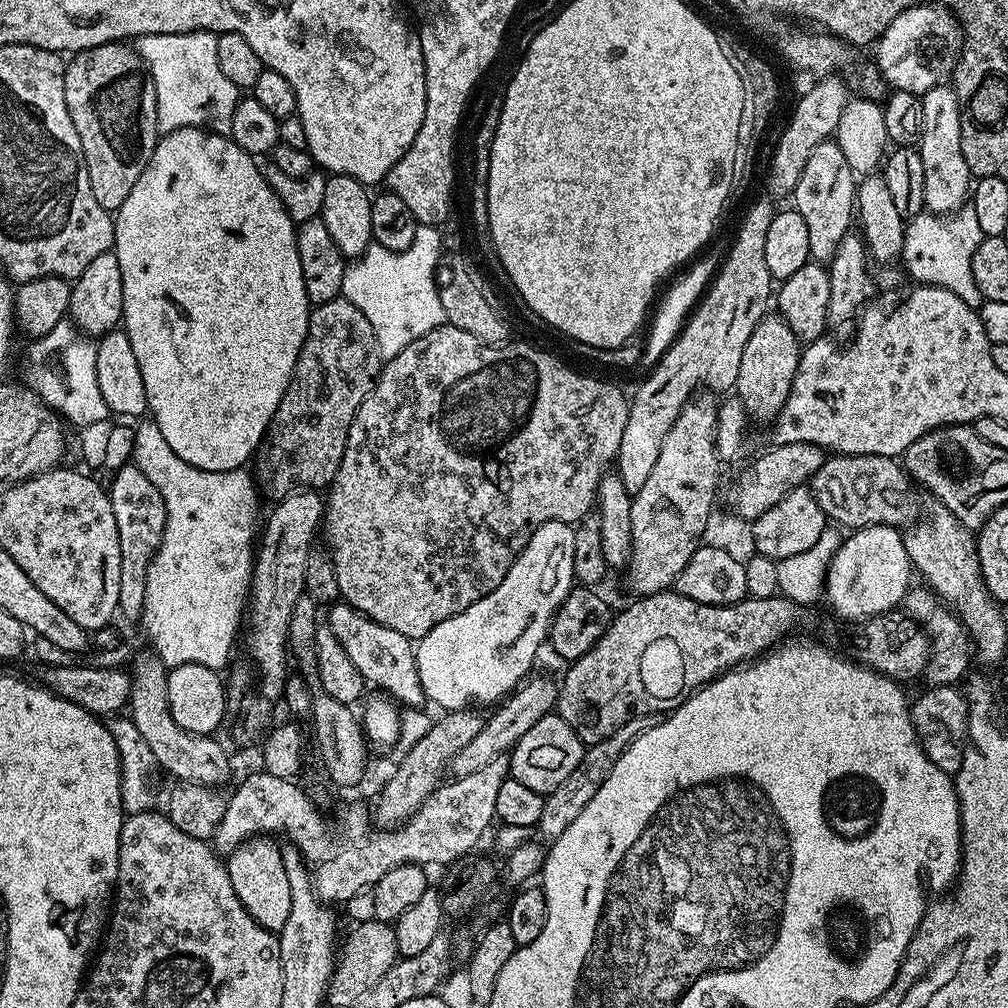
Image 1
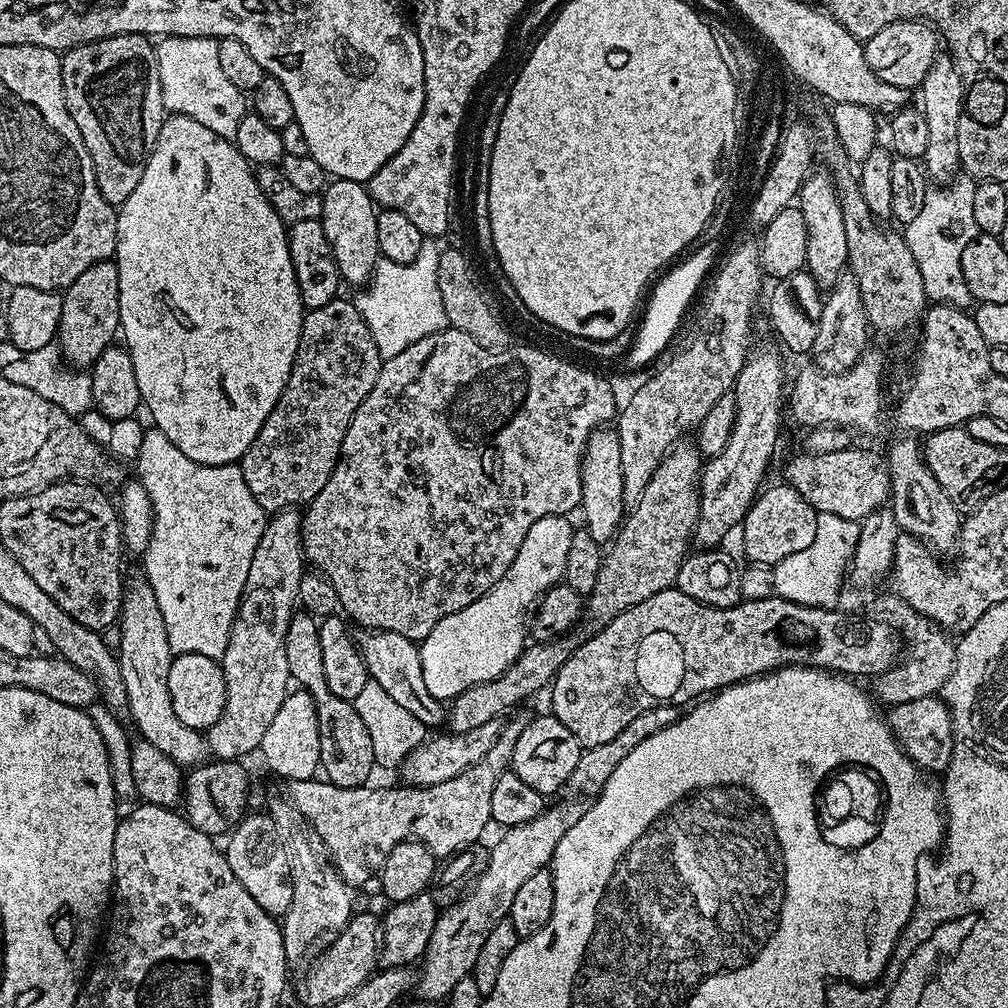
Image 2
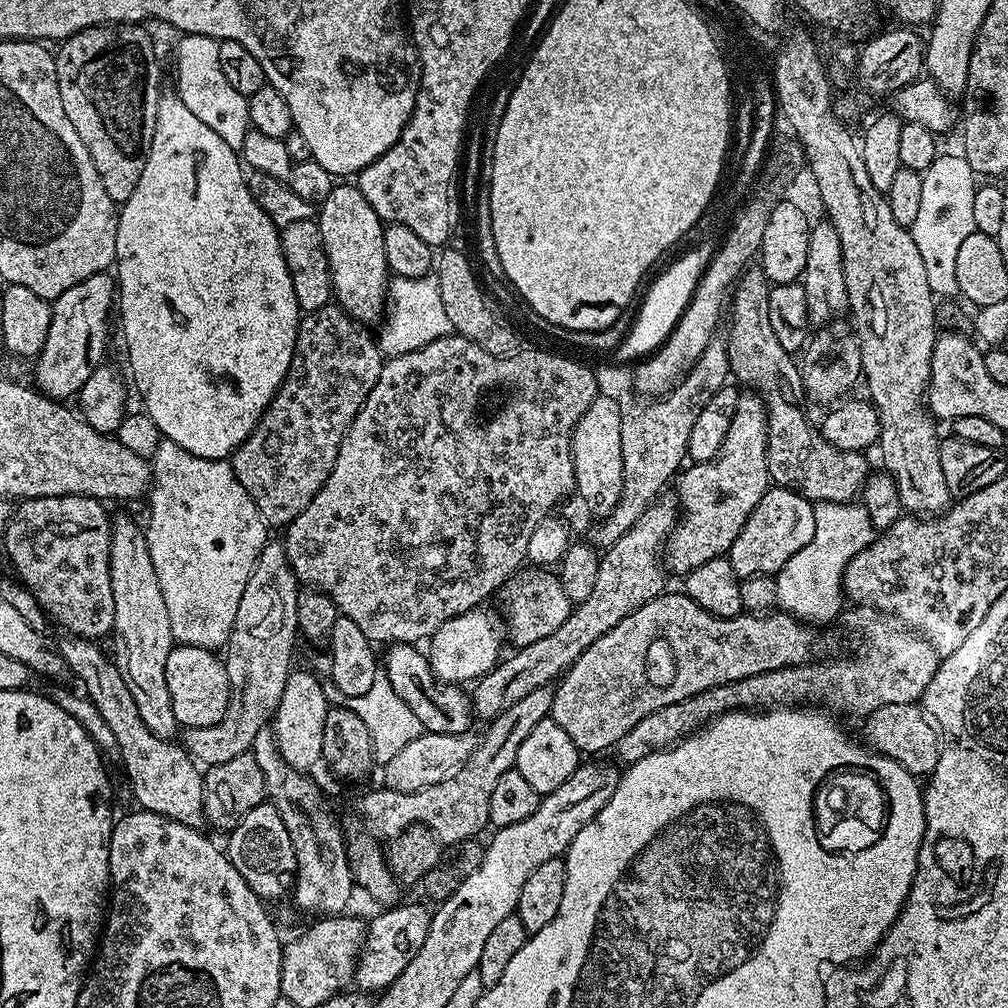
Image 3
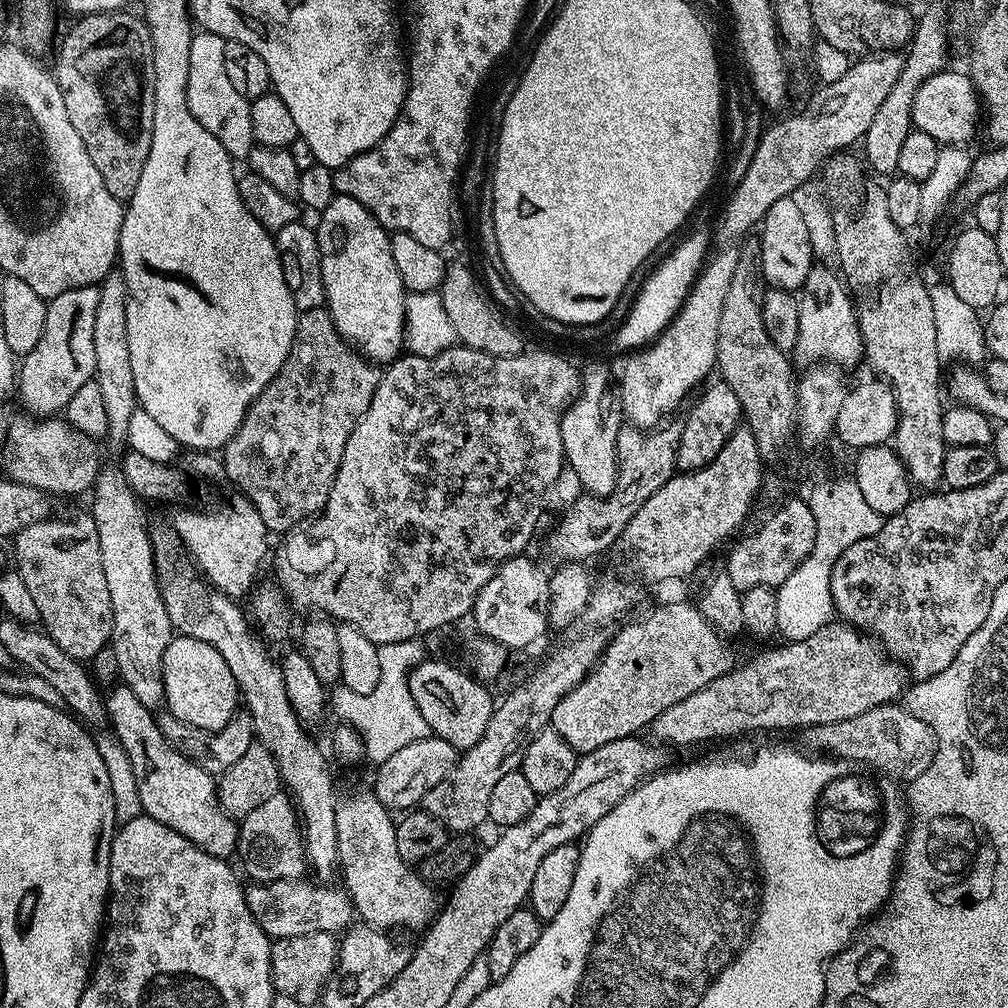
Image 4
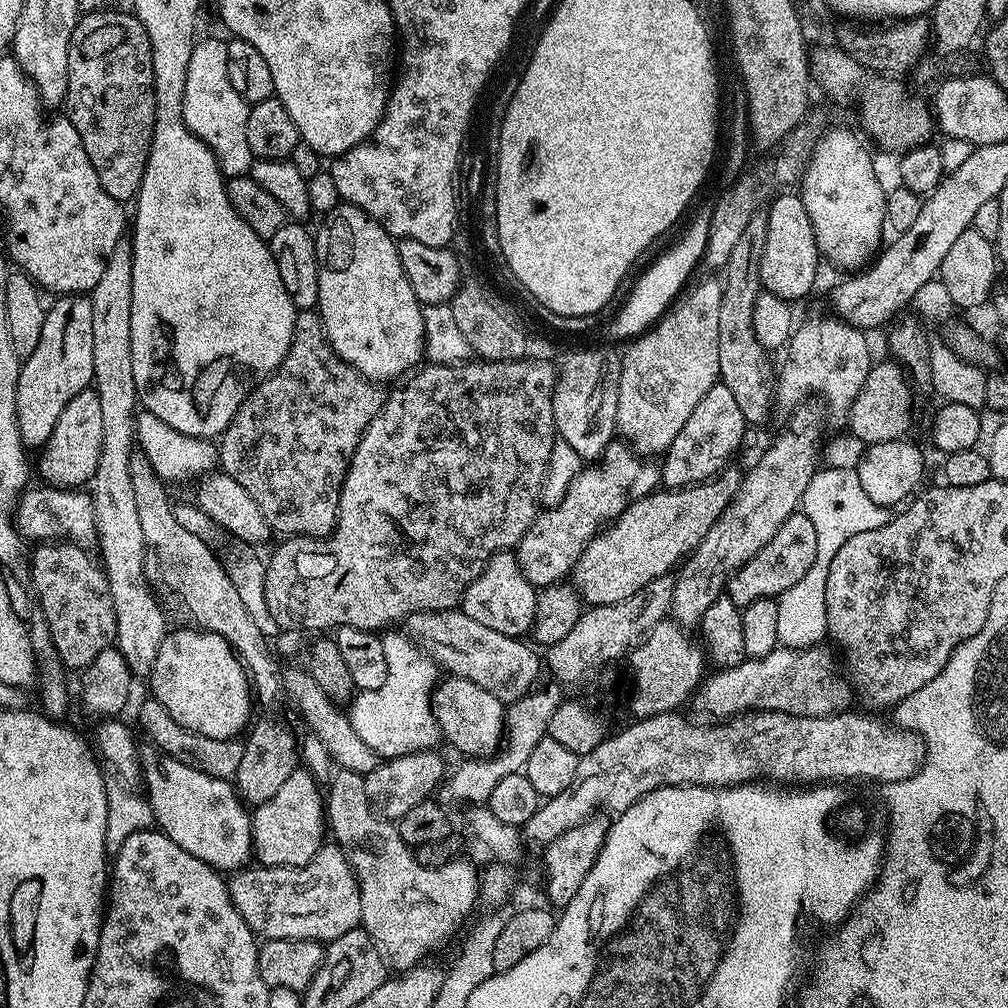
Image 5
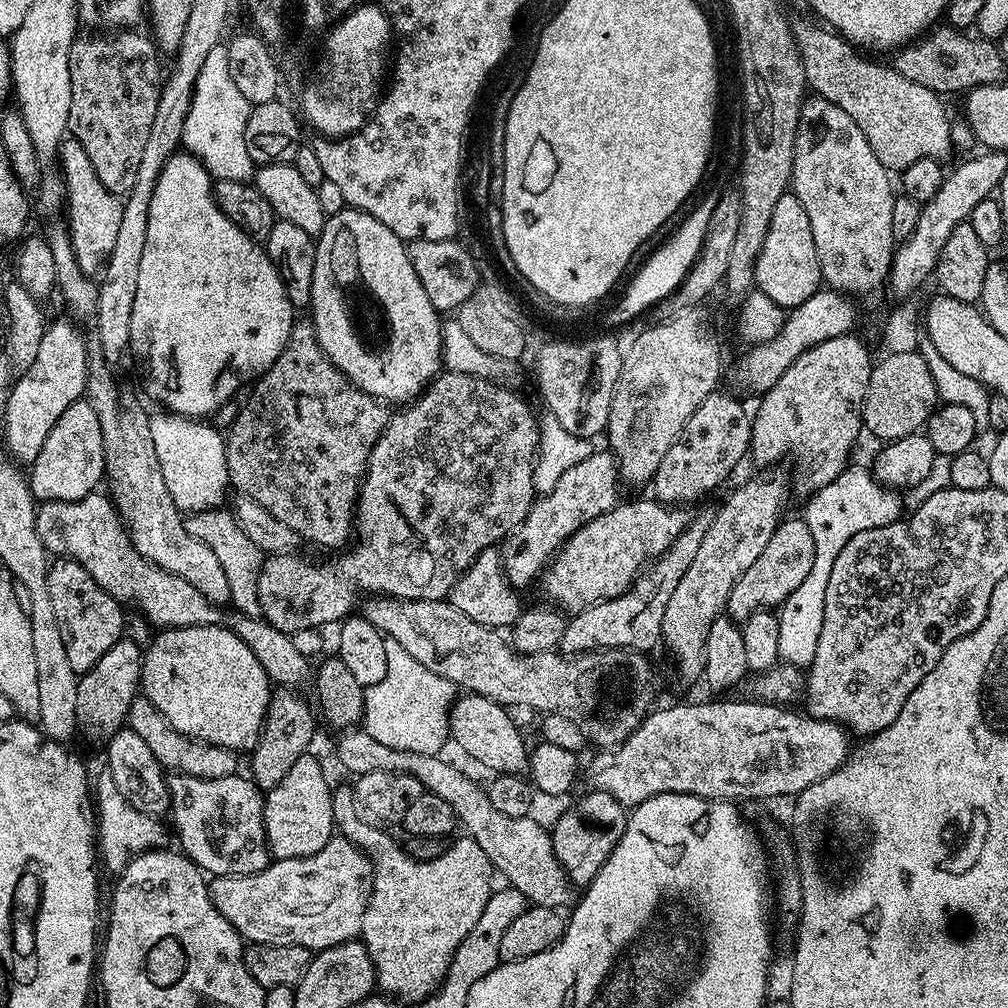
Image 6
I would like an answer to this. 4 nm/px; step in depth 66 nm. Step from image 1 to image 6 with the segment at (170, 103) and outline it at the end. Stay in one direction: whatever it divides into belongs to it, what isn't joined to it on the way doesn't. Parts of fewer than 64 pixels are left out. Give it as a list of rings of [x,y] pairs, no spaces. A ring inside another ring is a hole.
[[[227,47],[210,50],[202,74],[198,76],[192,105],[184,123],[183,147],[204,163],[204,169],[213,181],[247,180],[254,176],[254,165],[250,153],[246,151],[246,122],[250,118],[253,105],[242,98],[234,78],[230,78],[230,58]]]

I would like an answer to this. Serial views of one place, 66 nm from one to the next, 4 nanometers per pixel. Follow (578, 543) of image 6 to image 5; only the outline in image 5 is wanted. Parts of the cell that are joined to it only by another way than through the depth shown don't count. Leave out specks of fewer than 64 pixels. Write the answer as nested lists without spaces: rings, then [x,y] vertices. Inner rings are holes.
[[[729,466],[717,476],[688,488],[657,490],[632,505],[588,543],[570,573],[571,583],[588,606],[617,604],[654,578],[668,576],[706,538],[710,526],[738,494],[742,472]]]

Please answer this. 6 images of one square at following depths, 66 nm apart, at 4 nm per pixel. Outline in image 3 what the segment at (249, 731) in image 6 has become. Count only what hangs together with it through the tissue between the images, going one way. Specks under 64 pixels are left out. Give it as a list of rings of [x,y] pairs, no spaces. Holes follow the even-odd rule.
[[[177,643],[170,658],[166,658],[166,686],[170,686],[170,698],[174,706],[177,725],[184,728],[214,726],[224,719],[228,709],[230,681],[223,659],[215,651],[198,646]]]

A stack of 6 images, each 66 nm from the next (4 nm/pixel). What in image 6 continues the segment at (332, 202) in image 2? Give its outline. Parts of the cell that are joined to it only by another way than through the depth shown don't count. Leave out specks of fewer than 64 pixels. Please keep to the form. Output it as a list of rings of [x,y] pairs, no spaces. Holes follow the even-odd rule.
[[[351,206],[327,217],[315,241],[310,319],[322,350],[346,378],[377,400],[393,400],[396,406],[415,400],[442,371],[442,316],[426,296],[410,264],[405,241],[399,240],[394,230],[382,226],[378,218]]]

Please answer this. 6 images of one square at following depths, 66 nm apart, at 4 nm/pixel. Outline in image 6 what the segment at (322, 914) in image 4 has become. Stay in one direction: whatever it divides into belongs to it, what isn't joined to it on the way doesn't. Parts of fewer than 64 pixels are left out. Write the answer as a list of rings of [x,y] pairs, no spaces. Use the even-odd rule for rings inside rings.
[[[339,834],[333,835],[330,842],[326,842],[326,846],[322,846],[322,850],[318,850],[318,854],[308,856],[307,858],[290,858],[289,860],[273,859],[258,874],[242,874],[241,876],[213,876],[208,886],[208,895],[212,897],[215,908],[218,909],[223,917],[229,921],[236,930],[238,930],[242,940],[247,943],[264,944],[264,945],[298,945],[312,952],[312,930],[322,930],[322,900],[326,902],[326,912],[330,912],[330,918],[324,916],[324,920],[328,922],[324,930],[334,930],[334,934],[338,932],[348,932],[354,930],[356,926],[361,926],[362,918],[365,910],[368,908],[370,894],[372,893],[372,866],[373,861],[370,859],[369,853],[364,852],[363,847],[357,846],[353,841],[347,840],[346,837]]]

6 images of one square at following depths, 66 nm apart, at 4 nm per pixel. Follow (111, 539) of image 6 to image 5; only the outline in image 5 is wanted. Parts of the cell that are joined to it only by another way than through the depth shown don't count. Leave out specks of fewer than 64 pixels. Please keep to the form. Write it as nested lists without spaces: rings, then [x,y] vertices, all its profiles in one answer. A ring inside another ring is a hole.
[[[38,484],[36,488],[32,486],[25,489],[16,508],[16,527],[21,536],[32,542],[71,542],[92,546],[98,540],[91,495],[75,488],[54,488]]]

